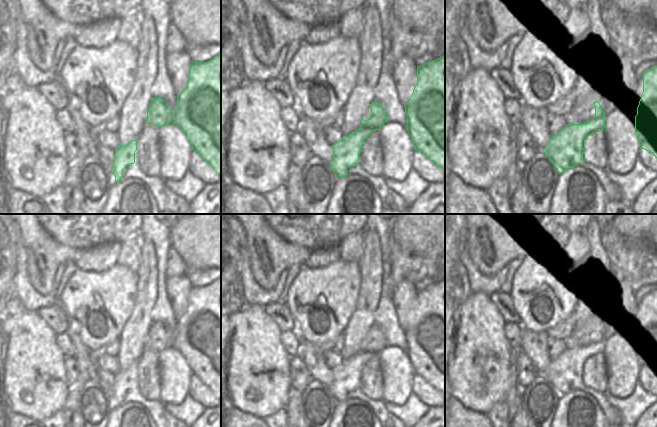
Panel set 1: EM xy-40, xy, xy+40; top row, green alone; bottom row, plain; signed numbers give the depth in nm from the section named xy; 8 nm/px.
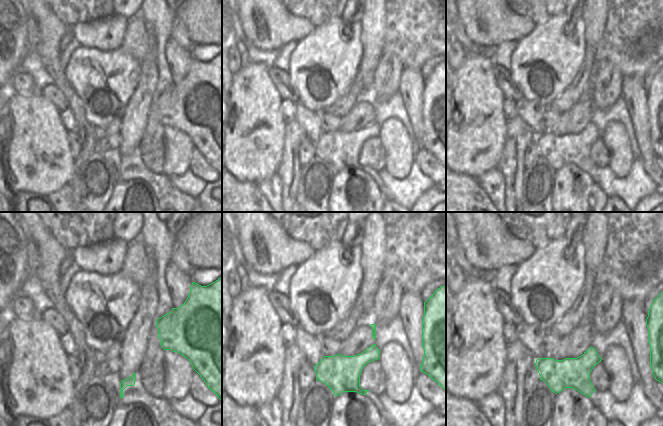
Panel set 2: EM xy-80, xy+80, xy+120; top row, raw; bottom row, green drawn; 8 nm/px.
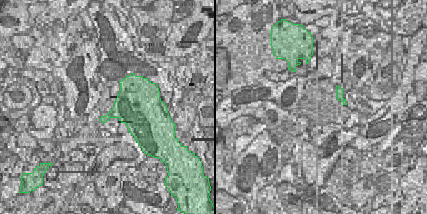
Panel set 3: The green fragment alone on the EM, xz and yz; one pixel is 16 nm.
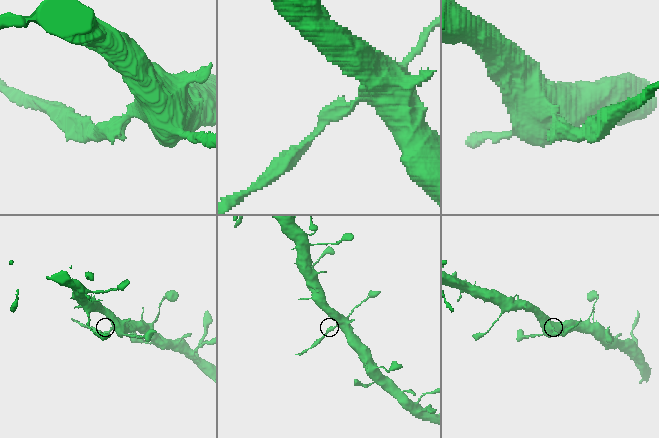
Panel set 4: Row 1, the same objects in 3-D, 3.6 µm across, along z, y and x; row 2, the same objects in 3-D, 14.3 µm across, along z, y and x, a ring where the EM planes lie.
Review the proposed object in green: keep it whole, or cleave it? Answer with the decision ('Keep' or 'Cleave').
Cleave

